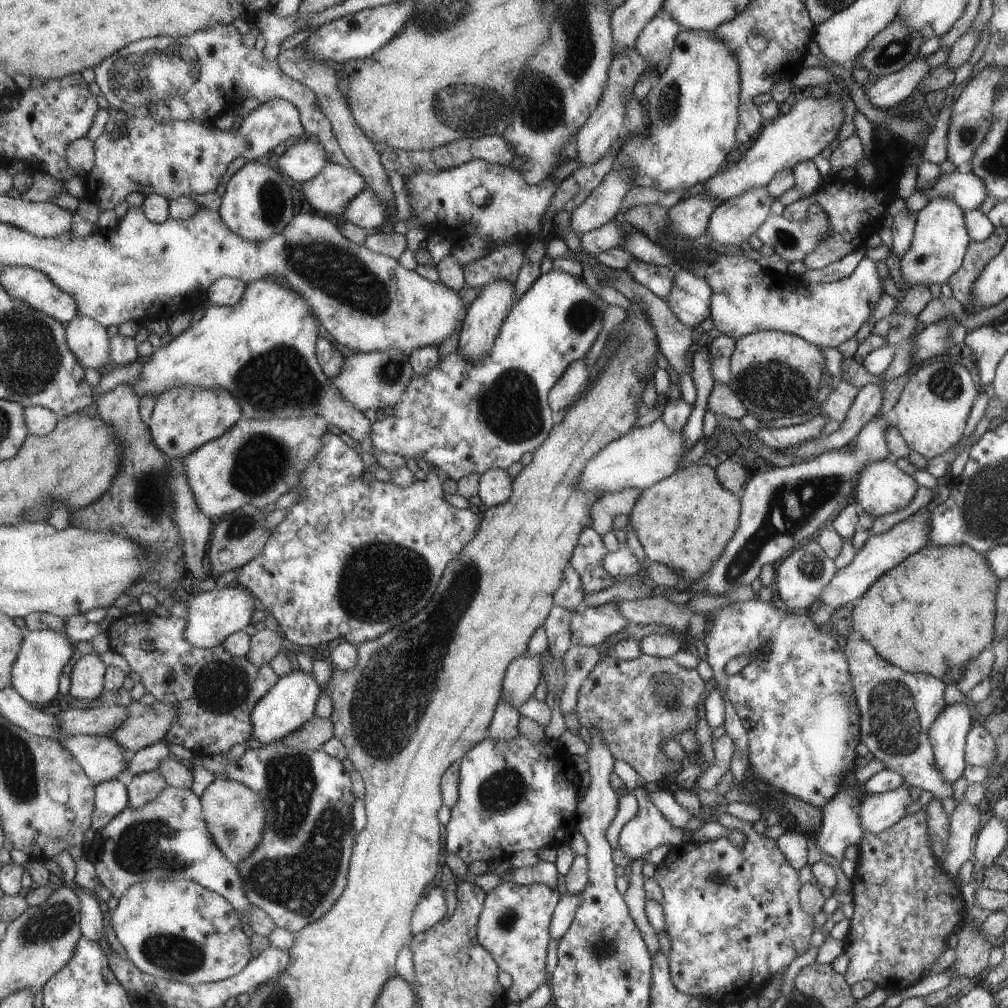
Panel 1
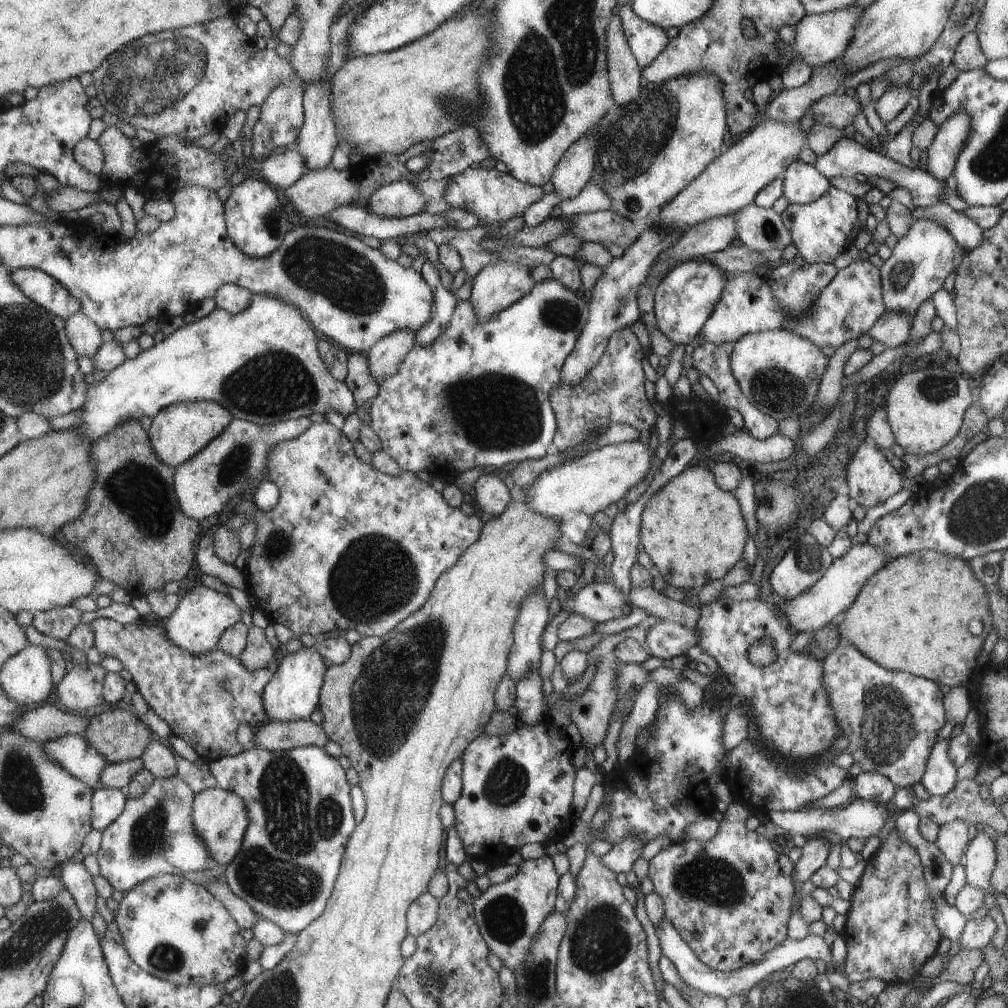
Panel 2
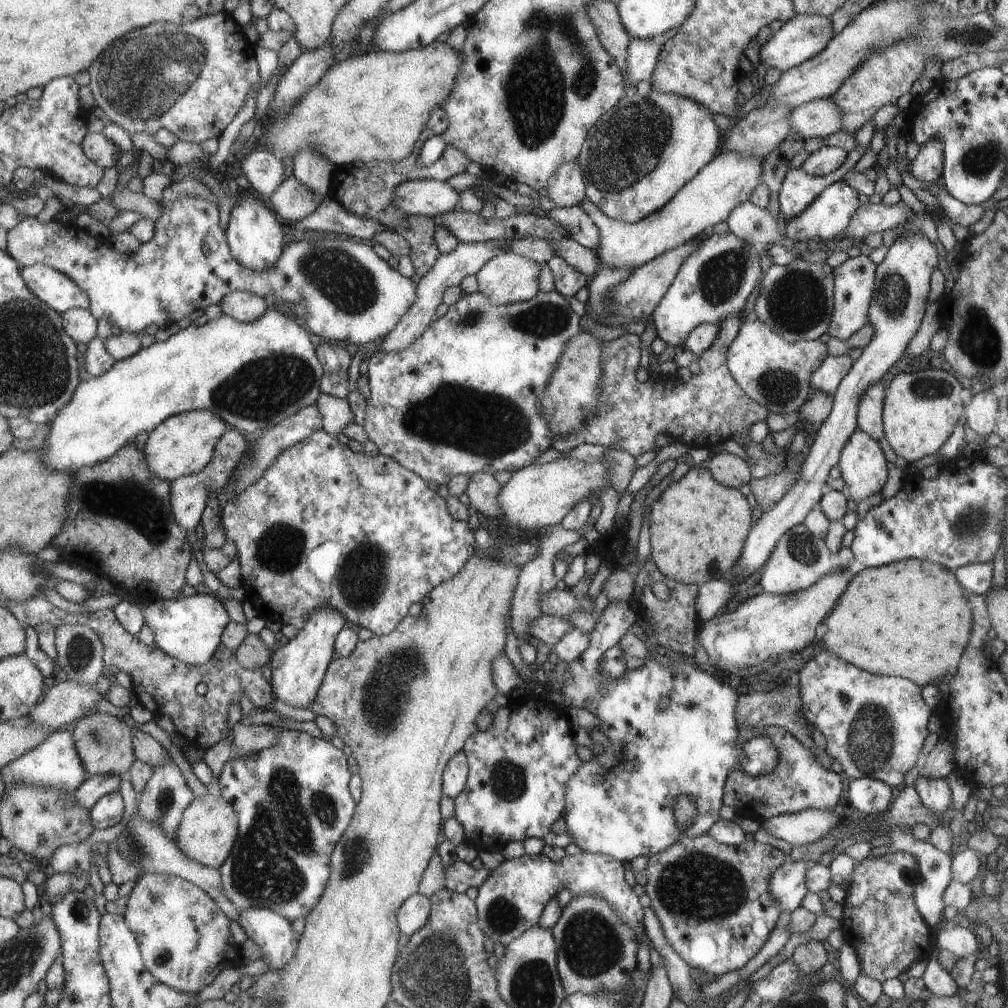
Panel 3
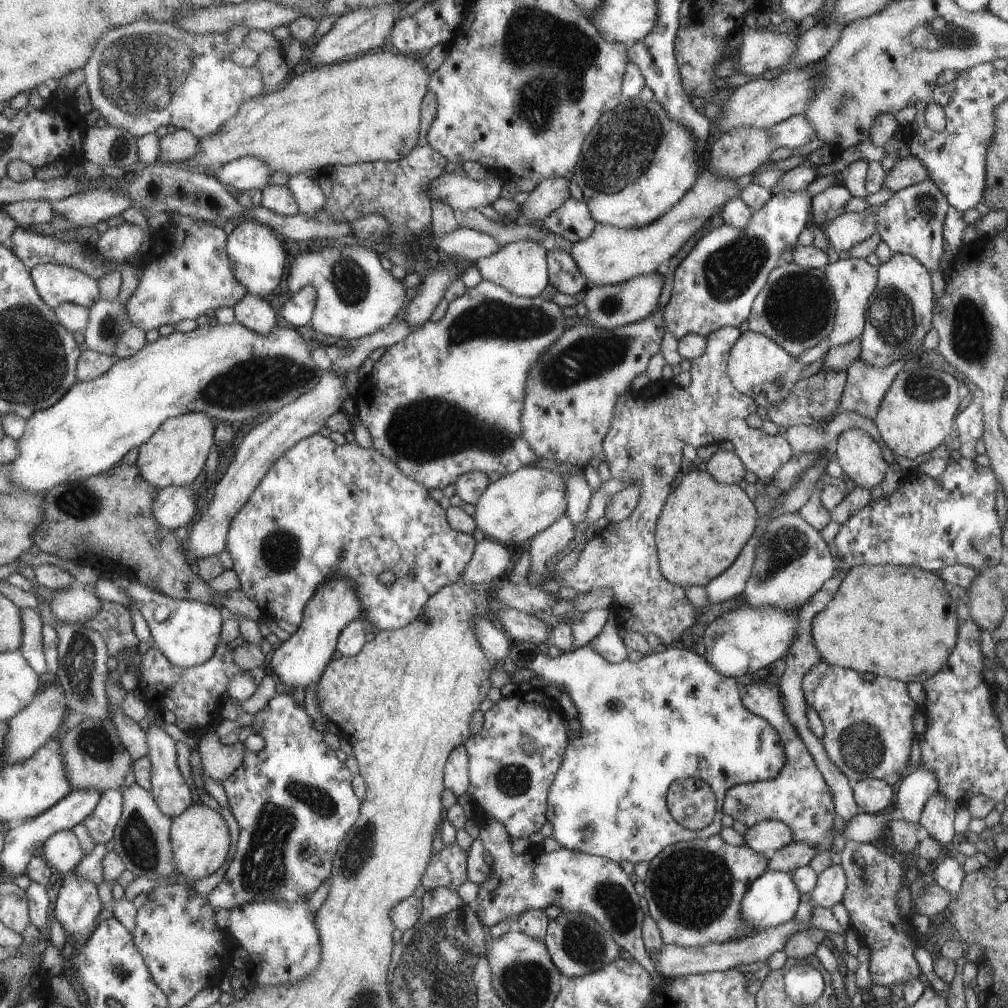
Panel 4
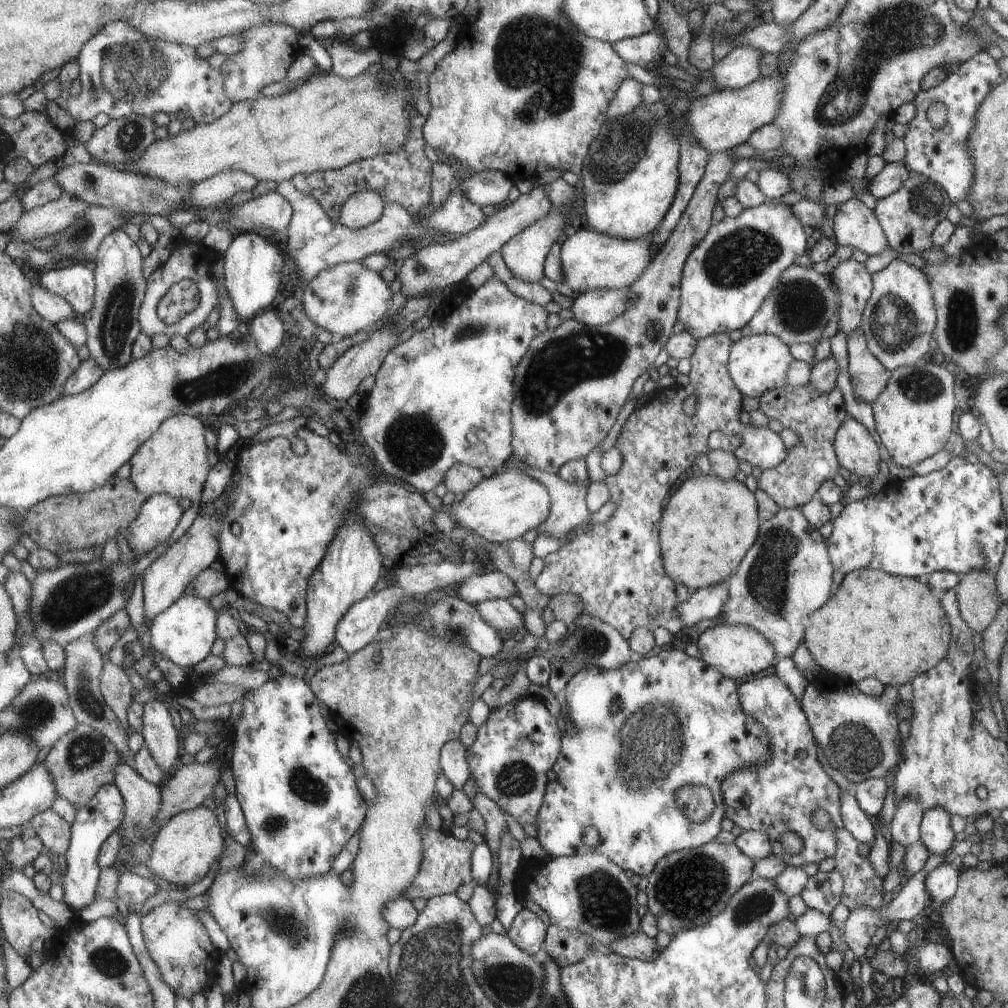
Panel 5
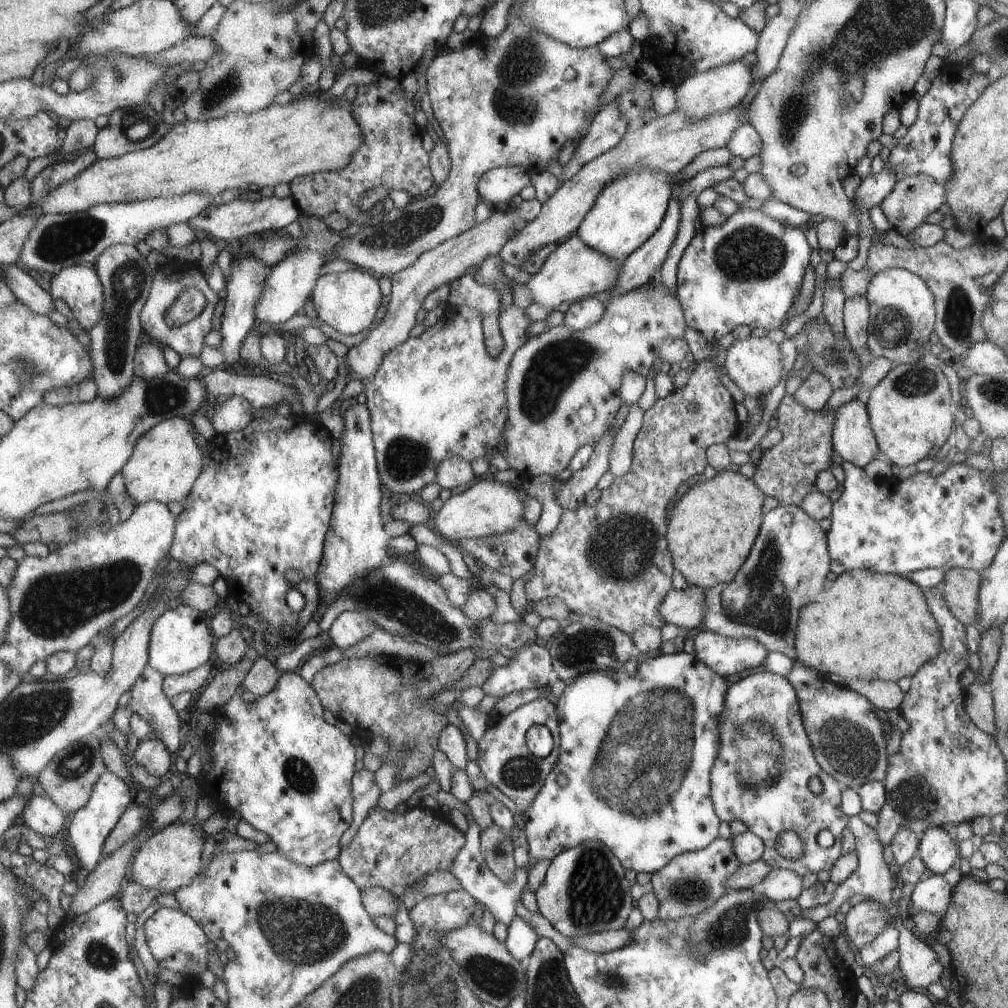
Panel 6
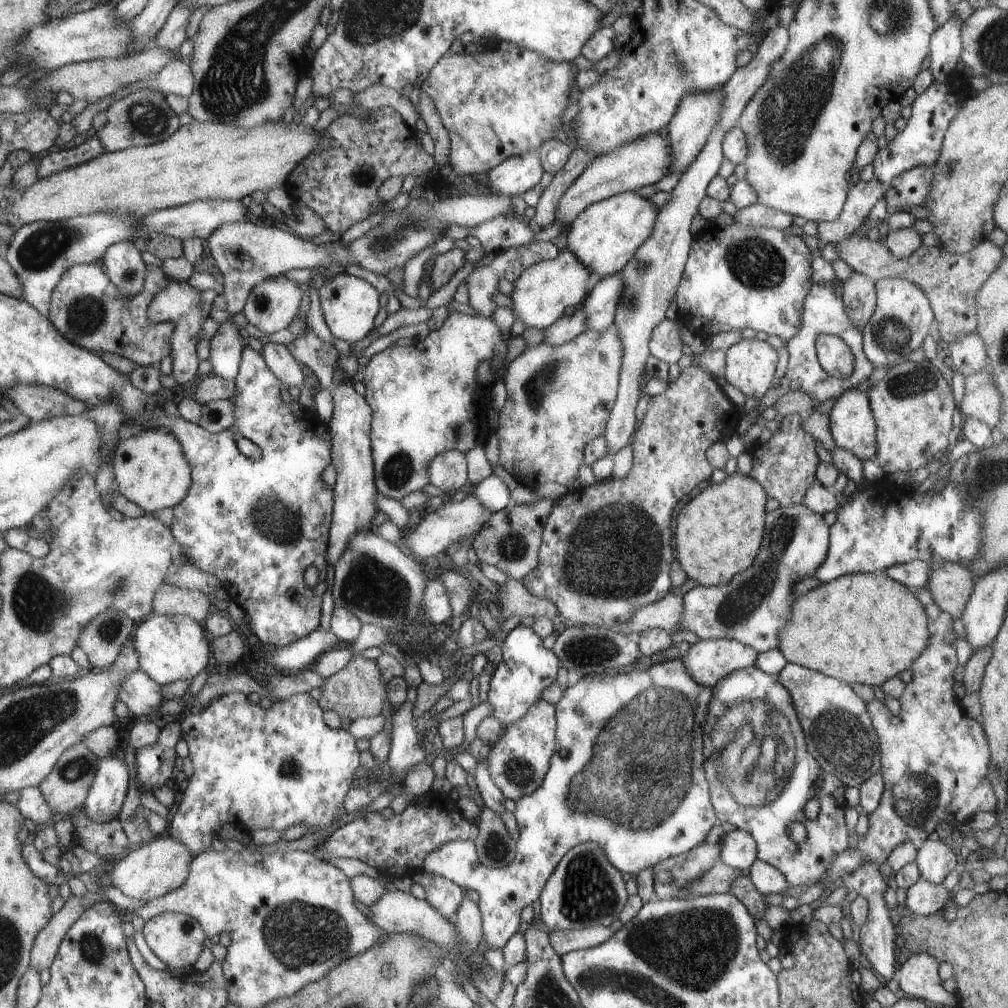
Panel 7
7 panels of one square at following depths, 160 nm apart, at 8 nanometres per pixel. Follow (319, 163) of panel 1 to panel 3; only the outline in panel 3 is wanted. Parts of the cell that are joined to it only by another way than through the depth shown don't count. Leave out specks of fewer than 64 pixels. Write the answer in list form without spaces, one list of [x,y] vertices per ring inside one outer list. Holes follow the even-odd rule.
[[[268,148],[259,152],[252,150],[242,161],[241,168],[252,188],[263,198],[271,198],[288,177],[280,156]]]

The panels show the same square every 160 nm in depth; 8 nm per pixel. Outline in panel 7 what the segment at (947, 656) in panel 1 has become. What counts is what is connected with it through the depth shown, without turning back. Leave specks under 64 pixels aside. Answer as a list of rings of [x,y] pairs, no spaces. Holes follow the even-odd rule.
[[[883,571],[845,573],[821,583],[805,594],[796,595],[790,611],[790,620],[778,634],[777,648],[787,663],[801,665],[850,685],[859,682],[876,687],[891,676],[909,669],[929,638],[923,605],[905,585],[889,578]]]

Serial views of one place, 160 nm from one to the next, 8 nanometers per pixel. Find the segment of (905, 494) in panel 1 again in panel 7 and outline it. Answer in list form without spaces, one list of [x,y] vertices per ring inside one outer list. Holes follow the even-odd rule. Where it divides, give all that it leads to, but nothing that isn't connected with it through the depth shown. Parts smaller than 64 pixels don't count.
[[[856,388],[841,393],[828,415],[828,425],[837,447],[854,454],[861,462],[876,453],[869,396]]]

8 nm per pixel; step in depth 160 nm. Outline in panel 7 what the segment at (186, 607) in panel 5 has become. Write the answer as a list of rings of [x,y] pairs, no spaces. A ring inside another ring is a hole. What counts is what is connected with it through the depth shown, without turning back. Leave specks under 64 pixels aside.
[[[154,614],[138,626],[135,638],[140,654],[140,670],[161,686],[195,678],[211,660],[211,638],[205,626],[189,615]]]

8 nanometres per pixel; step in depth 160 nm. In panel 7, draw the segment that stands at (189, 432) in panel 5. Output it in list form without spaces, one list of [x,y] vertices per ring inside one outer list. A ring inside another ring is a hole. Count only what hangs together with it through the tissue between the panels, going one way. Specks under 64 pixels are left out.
[[[141,429],[128,439],[121,440],[116,448],[113,465],[118,484],[117,490],[135,504],[142,506],[147,513],[171,506],[176,507],[190,492],[193,482],[192,466],[183,450],[183,445],[169,429]]]

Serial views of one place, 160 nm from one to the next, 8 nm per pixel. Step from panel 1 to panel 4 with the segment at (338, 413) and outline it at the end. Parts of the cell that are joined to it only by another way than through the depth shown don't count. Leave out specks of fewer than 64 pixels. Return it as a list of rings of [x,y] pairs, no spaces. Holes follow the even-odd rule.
[[[204,321],[200,322],[196,329],[189,332],[173,331],[170,335],[160,336],[156,341],[147,343],[147,346],[140,350],[137,354],[126,359],[118,359],[118,361],[99,378],[90,381],[77,381],[69,393],[67,393],[59,402],[56,402],[48,409],[40,410],[35,413],[28,421],[25,434],[17,442],[21,452],[19,458],[11,462],[12,471],[10,477],[13,482],[24,491],[32,493],[47,493],[58,484],[78,481],[80,478],[89,478],[117,465],[121,458],[135,446],[140,447],[145,444],[154,434],[159,430],[159,427],[170,418],[182,415],[188,412],[202,412],[208,414],[210,417],[219,418],[225,422],[231,422],[233,425],[239,426],[253,421],[257,416],[263,414],[274,415],[279,412],[284,406],[295,402],[299,397],[303,396],[308,390],[314,388],[318,384],[319,377],[322,376],[322,370],[315,366],[314,359],[309,356],[309,350],[305,348],[303,336],[283,321],[275,325],[275,328],[266,335],[256,333],[254,330],[247,328],[244,324],[239,322],[233,324],[222,325],[217,322],[215,326],[210,326]]]

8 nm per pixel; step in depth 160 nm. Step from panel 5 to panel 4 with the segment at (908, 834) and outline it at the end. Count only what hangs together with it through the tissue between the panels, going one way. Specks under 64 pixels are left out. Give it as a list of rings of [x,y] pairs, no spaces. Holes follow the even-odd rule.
[[[923,765],[911,769],[895,792],[898,817],[904,821],[917,823],[924,802],[938,790],[935,775]]]

